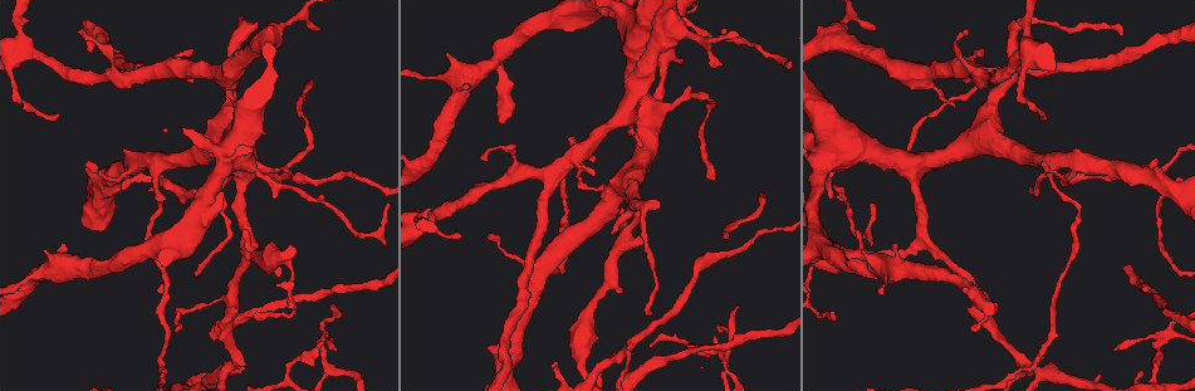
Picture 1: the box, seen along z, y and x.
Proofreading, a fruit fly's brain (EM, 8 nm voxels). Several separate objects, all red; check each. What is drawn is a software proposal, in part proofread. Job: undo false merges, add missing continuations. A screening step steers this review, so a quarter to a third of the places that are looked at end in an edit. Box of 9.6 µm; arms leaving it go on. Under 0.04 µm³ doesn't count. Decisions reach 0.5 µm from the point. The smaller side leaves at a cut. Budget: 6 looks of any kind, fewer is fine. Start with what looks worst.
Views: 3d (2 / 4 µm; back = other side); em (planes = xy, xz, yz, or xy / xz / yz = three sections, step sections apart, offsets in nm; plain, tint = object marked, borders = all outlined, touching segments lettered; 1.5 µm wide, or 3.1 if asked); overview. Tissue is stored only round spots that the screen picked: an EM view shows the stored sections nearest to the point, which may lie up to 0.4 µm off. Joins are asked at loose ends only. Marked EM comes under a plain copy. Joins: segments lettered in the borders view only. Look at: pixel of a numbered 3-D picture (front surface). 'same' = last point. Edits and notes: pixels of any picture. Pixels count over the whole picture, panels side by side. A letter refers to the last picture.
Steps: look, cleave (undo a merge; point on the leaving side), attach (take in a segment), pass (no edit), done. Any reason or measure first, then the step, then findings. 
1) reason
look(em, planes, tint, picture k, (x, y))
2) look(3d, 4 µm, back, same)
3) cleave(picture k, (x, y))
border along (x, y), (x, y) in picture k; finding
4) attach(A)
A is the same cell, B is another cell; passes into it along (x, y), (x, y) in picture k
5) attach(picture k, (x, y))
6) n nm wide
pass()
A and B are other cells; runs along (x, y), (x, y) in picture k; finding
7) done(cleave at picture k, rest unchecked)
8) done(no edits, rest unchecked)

abrupt turn
look(em, planes, tint, picture 1, (629, 349))

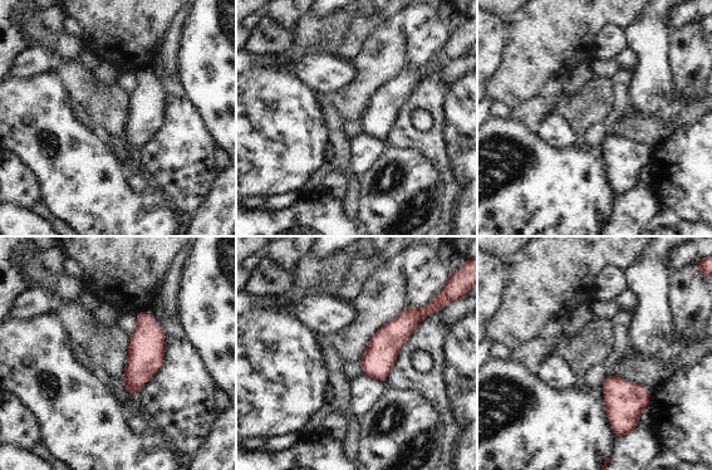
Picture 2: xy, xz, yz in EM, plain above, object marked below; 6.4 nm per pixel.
what lies round it
look(em, planes, borders, same)

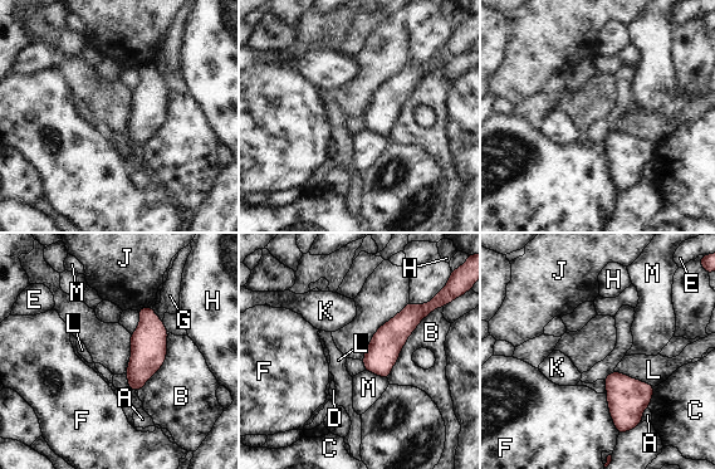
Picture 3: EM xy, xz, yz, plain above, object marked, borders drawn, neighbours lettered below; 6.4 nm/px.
200 nm wide
pass()
A, B, C, D, E, F, G, H, J, K, L and M are other cells; border along (442, 306), (411, 333), (387, 379) in picture 3; all the same neuron

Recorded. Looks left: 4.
tapers out
look(em, planes, tint, picture 1, (969, 32))

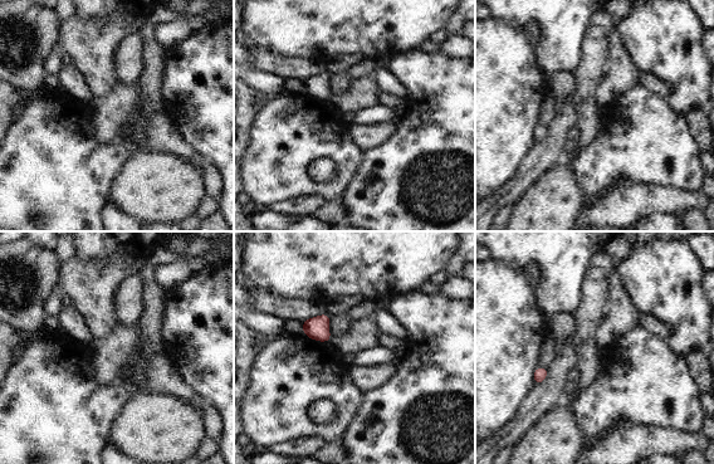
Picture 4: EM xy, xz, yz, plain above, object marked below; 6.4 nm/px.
see the neighbours
look(em, planes, borders, same)

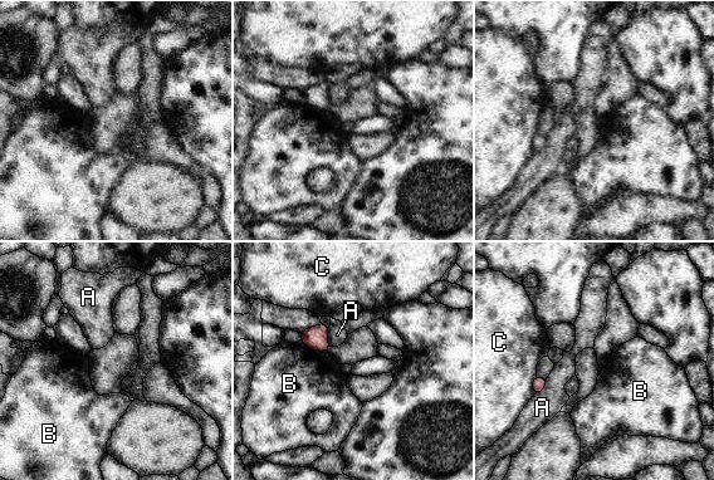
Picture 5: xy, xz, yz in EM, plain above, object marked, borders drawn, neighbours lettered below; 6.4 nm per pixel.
B touches over 200 nm
pass()
A, B and C are other cells; border along (299, 341), (307, 347), (327, 352) in picture 5; none of them fits

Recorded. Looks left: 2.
done(no edits, rest unchecked)

